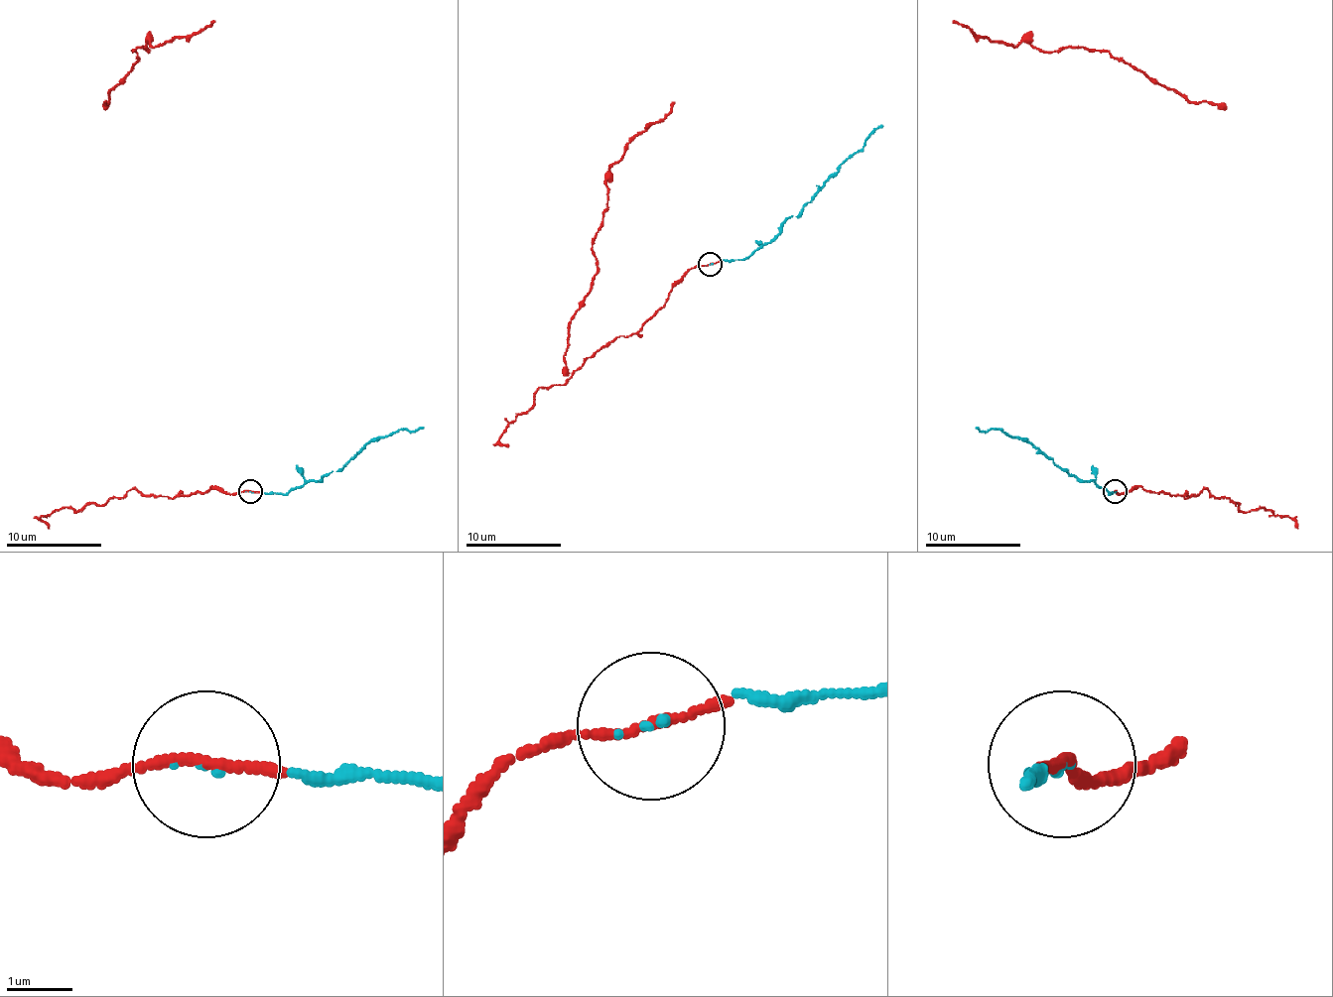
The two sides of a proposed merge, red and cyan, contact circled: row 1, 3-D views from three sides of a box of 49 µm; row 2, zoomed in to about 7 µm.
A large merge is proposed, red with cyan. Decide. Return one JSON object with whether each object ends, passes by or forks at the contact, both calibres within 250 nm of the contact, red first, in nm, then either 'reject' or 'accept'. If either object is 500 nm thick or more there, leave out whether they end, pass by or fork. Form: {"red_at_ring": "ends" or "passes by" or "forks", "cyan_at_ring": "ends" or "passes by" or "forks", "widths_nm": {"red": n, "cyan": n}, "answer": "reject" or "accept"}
{"red_at_ring": "ends", "cyan_at_ring": "ends", "widths_nm": {"red": 190, "cyan": 60}, "answer": "accept"}

